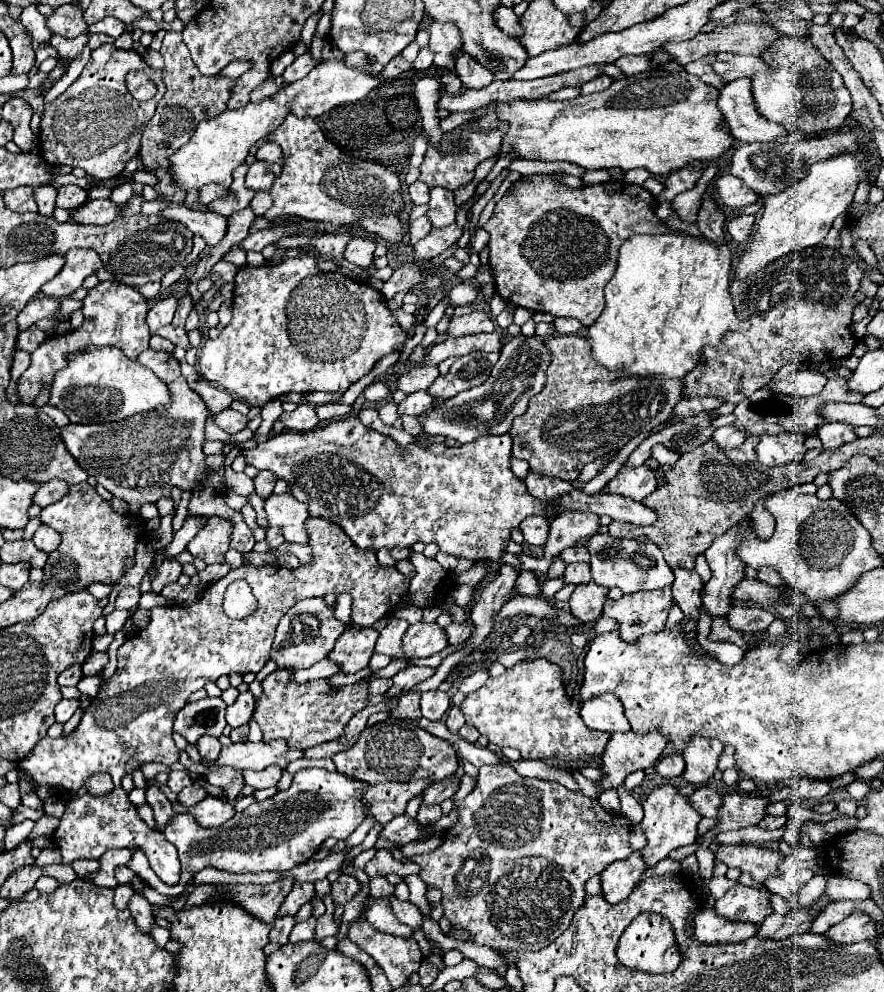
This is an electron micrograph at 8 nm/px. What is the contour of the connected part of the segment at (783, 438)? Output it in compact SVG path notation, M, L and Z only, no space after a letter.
M803 429L781 435L761 435L759 445L755 447L761 465L787 465L793 461L801 461L807 453L805 449L805 433Z

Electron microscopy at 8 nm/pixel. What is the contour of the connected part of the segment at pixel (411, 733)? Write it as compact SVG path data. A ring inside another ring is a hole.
M393 717L377 725L365 727L351 749L333 755L333 763L341 773L371 785L387 781L411 781L423 777L441 781L455 775L459 765L457 753L451 743L423 731L415 721L397 721Z

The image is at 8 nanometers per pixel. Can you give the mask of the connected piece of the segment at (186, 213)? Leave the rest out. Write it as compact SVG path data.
M169 203L161 213L161 217L171 217L173 221L181 221L191 233L201 235L207 245L215 245L223 239L227 229L227 219L217 213L205 213L189 209L185 203Z

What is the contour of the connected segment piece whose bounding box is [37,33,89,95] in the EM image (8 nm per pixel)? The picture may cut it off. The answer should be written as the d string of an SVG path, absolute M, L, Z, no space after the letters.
M85 33L75 37L75 39L67 39L67 37L61 37L61 35L51 37L51 45L57 49L57 65L55 65L53 71L47 73L47 79L37 87L39 95L45 95L53 87L53 83L57 83L65 75L67 65L83 51L87 41L89 41L89 35L85 35Z

